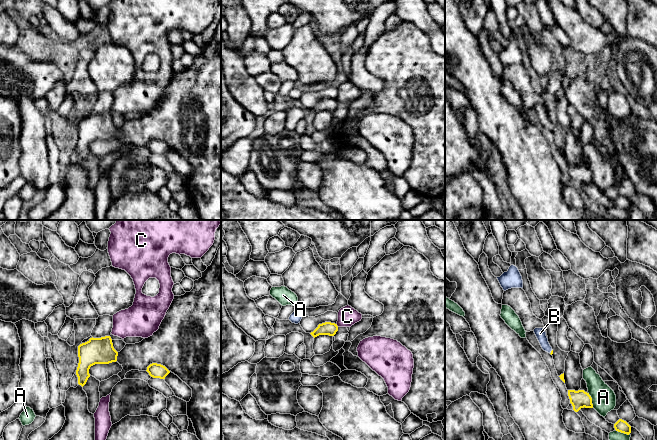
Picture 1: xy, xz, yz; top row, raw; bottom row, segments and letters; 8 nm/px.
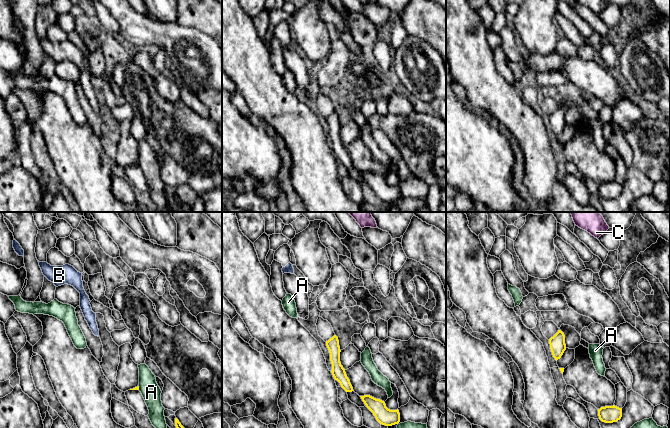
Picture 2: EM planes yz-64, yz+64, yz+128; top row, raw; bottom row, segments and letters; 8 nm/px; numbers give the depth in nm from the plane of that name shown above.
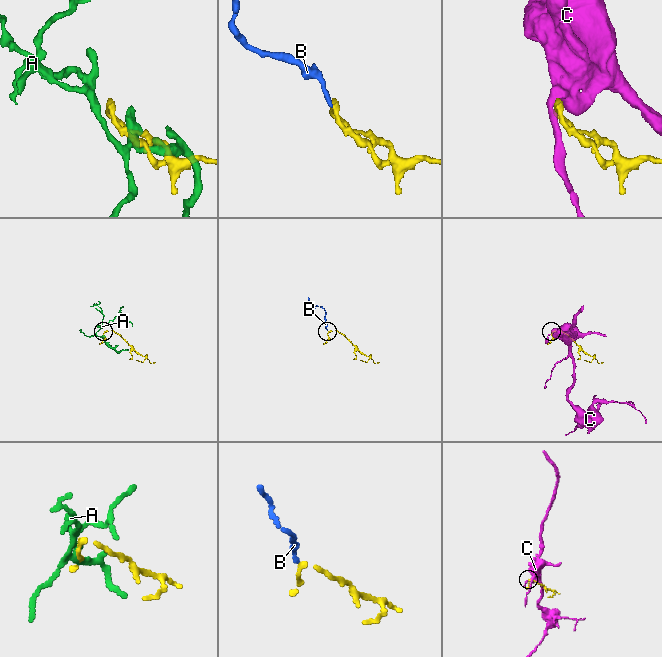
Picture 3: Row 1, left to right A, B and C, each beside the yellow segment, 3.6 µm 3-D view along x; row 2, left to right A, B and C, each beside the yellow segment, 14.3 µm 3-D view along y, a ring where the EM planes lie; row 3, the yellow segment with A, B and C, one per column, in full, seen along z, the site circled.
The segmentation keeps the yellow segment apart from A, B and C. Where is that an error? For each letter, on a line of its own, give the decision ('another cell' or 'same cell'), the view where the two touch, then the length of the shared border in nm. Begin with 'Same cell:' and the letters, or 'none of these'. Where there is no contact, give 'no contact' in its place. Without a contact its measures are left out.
Same cell: B
A: another cell; contact in yz; length 130 nm
B: same cell; contact in yz; length 40 nm
C: another cell; contact in xz; length 40 nm

